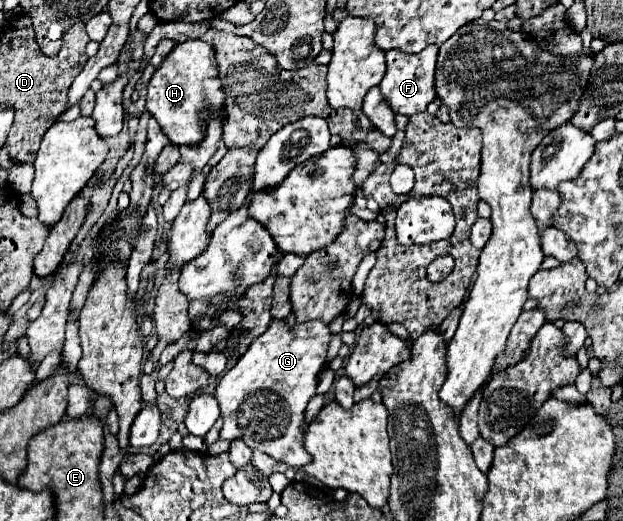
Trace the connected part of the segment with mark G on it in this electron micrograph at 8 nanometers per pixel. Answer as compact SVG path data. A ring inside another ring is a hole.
M293 313L285 319L273 319L269 329L255 337L239 361L225 371L215 387L215 399L221 409L223 427L219 439L241 439L253 451L271 455L289 467L307 465L311 461L303 447L305 407L315 395L319 373L327 361L327 345L331 331L321 321L297 325Z

